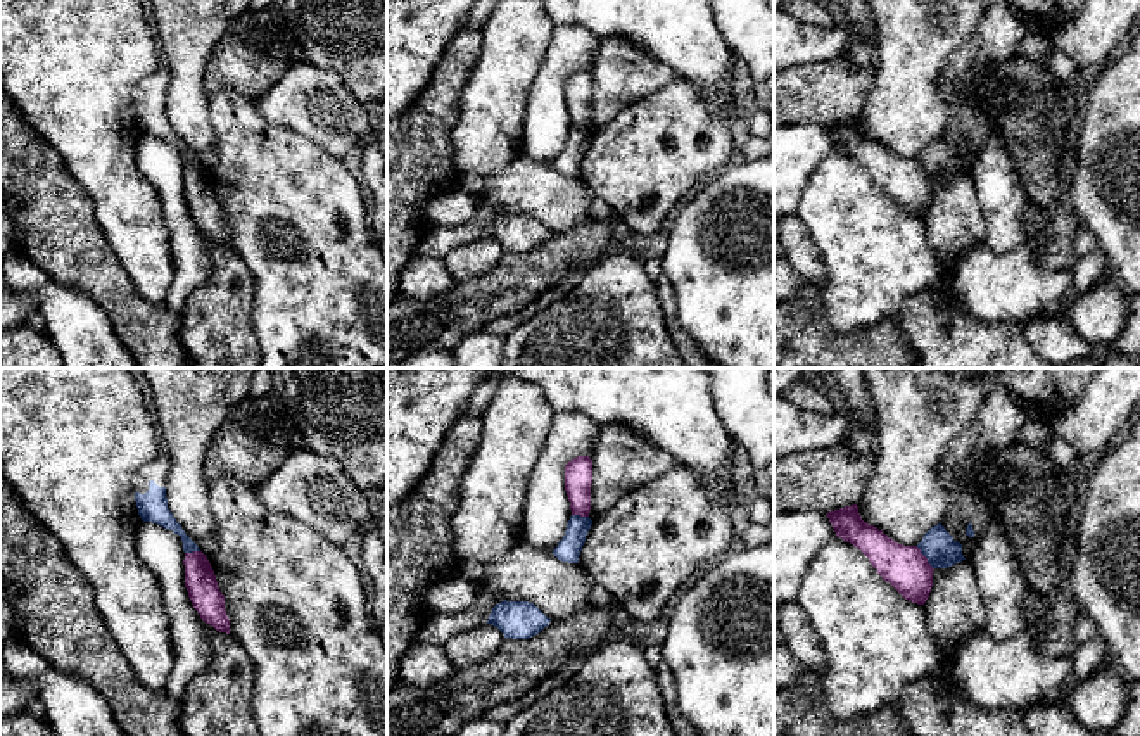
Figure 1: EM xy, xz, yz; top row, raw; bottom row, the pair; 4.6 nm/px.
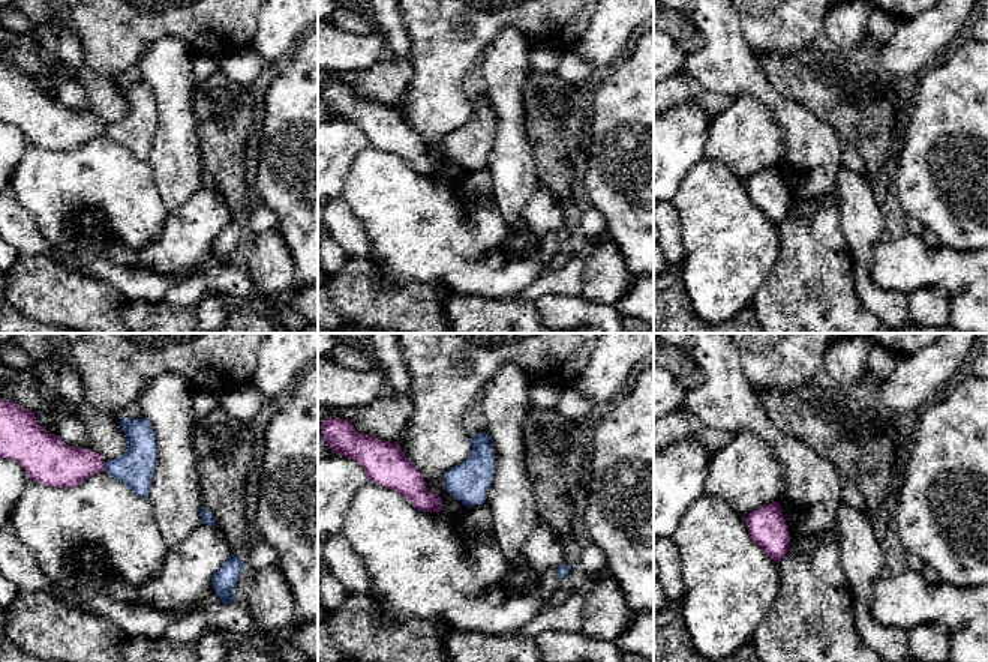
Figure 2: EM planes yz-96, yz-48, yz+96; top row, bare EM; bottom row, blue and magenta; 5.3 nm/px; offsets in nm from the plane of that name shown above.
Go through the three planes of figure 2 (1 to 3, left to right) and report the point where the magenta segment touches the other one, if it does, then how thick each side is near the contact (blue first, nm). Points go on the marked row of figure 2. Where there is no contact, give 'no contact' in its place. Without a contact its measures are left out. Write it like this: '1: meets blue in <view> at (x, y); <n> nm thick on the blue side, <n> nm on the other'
1: meets blue in yz-96 at (105, 467); 190 nm thick on the blue side, 240 nm on the other
2: no contact
3: no contact

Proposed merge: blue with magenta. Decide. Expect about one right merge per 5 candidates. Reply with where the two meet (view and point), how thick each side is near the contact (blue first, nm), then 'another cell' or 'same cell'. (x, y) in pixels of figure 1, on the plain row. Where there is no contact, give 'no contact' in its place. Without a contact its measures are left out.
yz (926, 170) | 160/200 nm | another cell

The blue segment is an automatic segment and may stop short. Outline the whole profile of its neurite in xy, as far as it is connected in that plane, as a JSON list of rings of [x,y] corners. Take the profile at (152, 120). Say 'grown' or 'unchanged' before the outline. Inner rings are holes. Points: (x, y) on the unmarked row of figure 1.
grown; [[[159,66],[152,74],[138,81],[135,88],[135,114],[143,135],[157,136],[181,150],[183,164],[200,164],[199,159],[185,147],[168,121],[166,93],[171,74],[166,66]]]

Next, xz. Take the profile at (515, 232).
unchanged; [[[501,214],[497,216],[487,237],[497,240],[504,251],[529,252],[539,247],[551,235],[534,216],[529,214]]]

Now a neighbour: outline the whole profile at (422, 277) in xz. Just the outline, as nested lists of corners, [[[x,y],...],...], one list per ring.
[[[413,254],[402,266],[397,290],[415,299],[428,299],[451,290],[456,282],[442,257]]]

